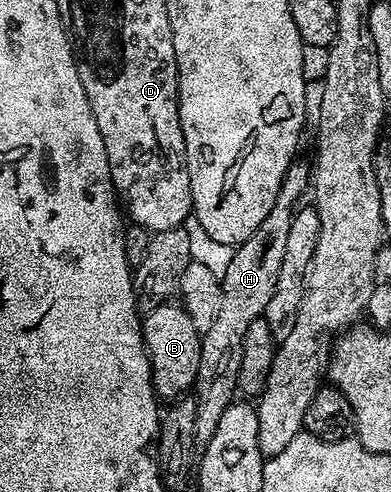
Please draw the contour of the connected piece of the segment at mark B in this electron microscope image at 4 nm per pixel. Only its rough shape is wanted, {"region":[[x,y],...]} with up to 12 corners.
{"region":[[177,302],[144,313],[141,333],[165,402],[197,382],[202,333]]}

